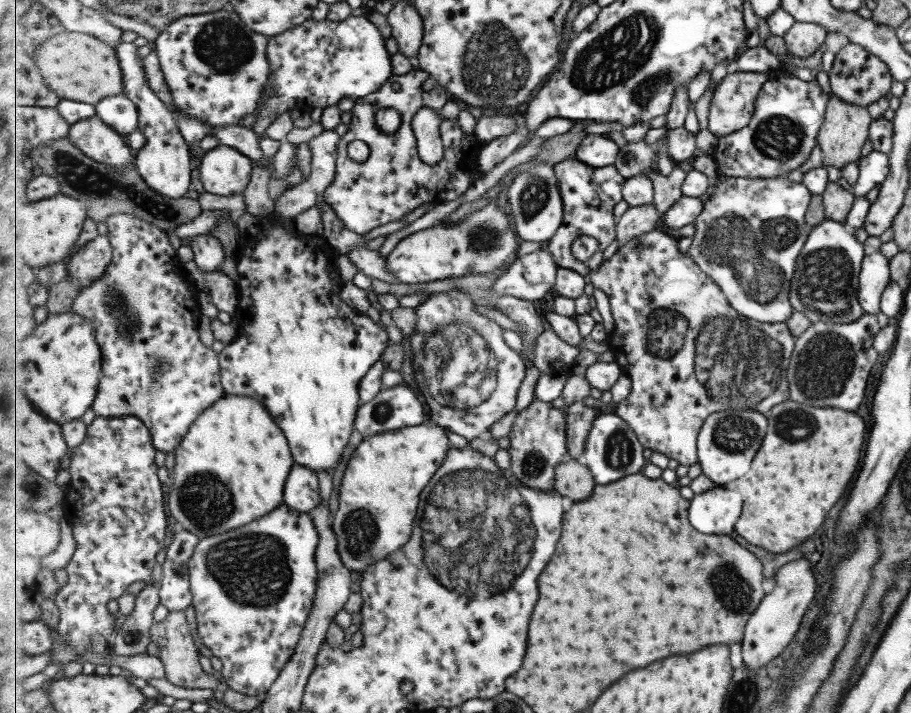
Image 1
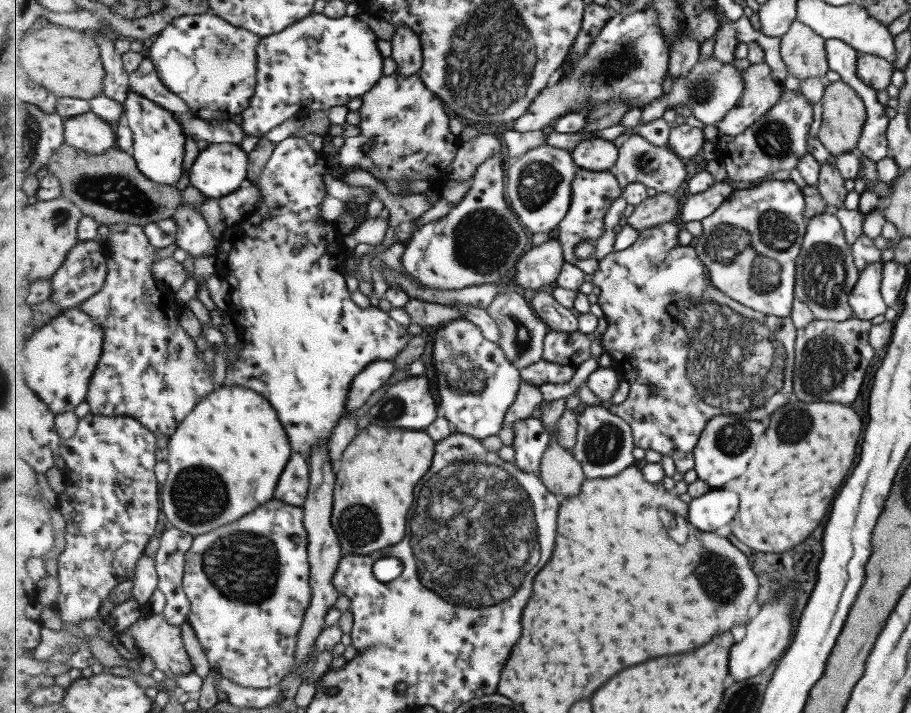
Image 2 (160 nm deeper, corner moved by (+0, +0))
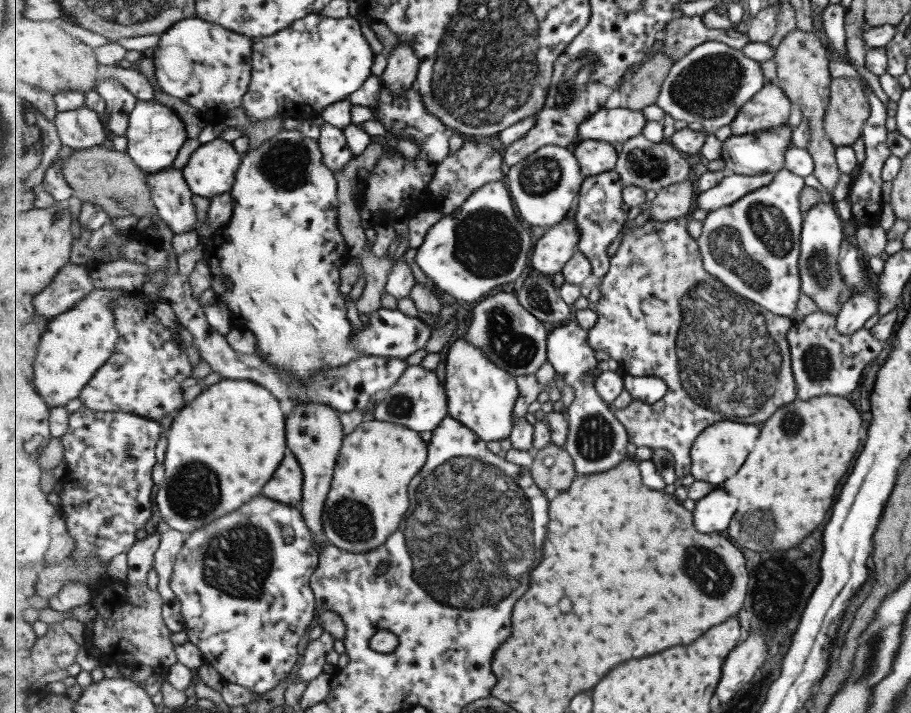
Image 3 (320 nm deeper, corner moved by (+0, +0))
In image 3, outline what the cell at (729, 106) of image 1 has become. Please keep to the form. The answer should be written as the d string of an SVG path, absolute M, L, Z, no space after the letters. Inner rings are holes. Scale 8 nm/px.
M773 81L767 82L731 123L732 134L743 136L758 130L780 128L781 124L787 122L789 108L791 106L784 91L773 86Z

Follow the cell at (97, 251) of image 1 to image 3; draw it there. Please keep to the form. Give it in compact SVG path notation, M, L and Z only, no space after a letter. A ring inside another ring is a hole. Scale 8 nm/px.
M74 262L66 264L56 280L34 296L36 312L52 320L71 310L83 297L95 290L89 270L97 265L97 262L92 262L90 266L81 266Z

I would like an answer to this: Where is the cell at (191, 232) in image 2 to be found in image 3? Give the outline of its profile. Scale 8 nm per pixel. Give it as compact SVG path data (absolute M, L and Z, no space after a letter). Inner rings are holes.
M171 167L158 173L148 173L151 197L158 208L158 216L173 234L189 232L197 224L197 210L193 206L191 187L182 169Z

